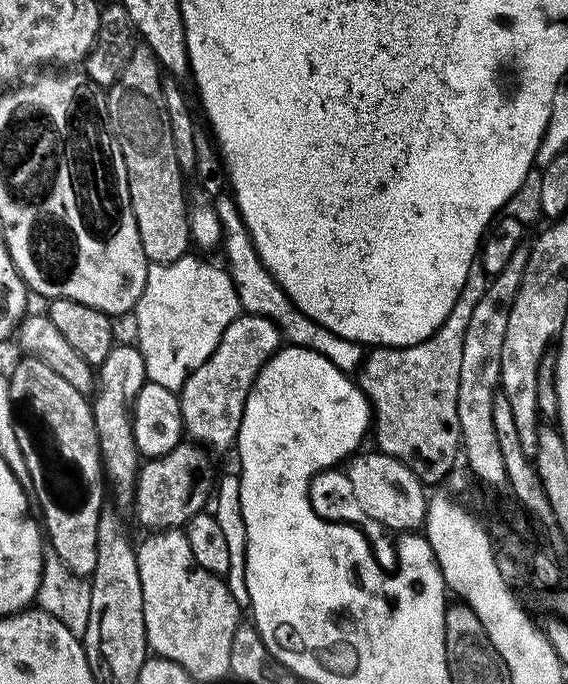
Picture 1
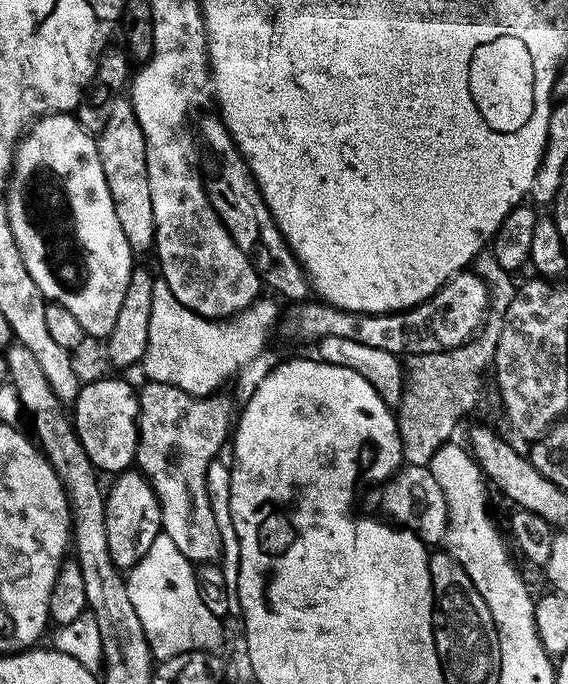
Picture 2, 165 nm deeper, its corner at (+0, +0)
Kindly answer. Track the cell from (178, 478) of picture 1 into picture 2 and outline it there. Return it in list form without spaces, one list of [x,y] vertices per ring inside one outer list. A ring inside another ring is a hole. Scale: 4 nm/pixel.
[[[129,470],[115,477],[112,489],[104,497],[106,541],[113,565],[119,570],[129,570],[150,550],[154,538],[162,535],[160,504],[147,480],[139,471]]]

